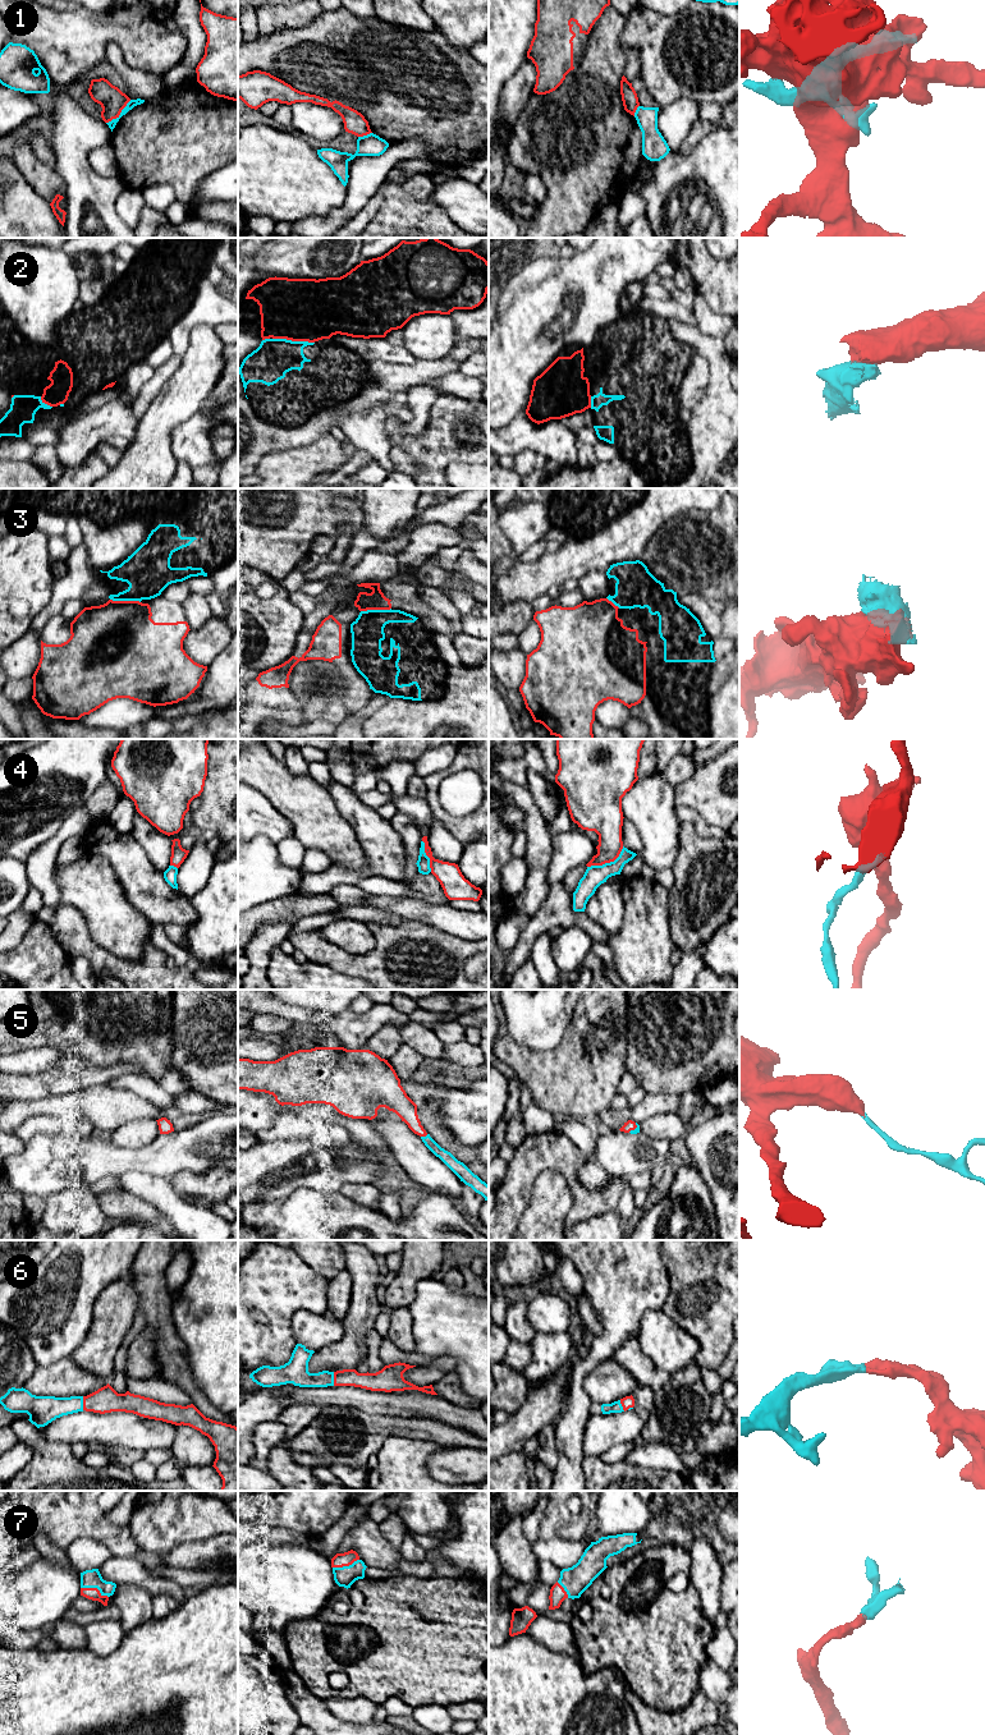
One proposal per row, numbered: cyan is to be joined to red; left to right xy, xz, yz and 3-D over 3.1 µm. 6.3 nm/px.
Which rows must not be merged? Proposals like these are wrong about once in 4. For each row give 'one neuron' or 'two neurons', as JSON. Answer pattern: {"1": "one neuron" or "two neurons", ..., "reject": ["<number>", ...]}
{"1": "two neurons", "2": "two neurons", "3": "two neurons", "4": "two neurons", "5": "one neuron", "6": "one neuron", "7": "one neuron", "reject": ["1", "2", "3", "4"]}

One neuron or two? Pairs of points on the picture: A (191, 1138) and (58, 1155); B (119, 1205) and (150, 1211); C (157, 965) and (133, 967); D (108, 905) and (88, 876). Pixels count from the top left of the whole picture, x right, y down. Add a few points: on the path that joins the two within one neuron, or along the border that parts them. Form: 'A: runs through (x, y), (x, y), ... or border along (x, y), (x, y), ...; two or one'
A: runs through (157, 1159), (91, 1160); one
B: runs through (127, 1207), (142, 1211); one
C: runs through (151, 972), (140, 972); one
D: runs through (100, 898), (90, 884); one

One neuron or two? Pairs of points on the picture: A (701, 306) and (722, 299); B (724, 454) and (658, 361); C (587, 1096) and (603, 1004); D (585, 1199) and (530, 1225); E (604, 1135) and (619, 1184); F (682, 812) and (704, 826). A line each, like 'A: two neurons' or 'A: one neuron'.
A: two neurons
B: two neurons
C: one neuron
D: two neurons
E: two neurons
F: one neuron

